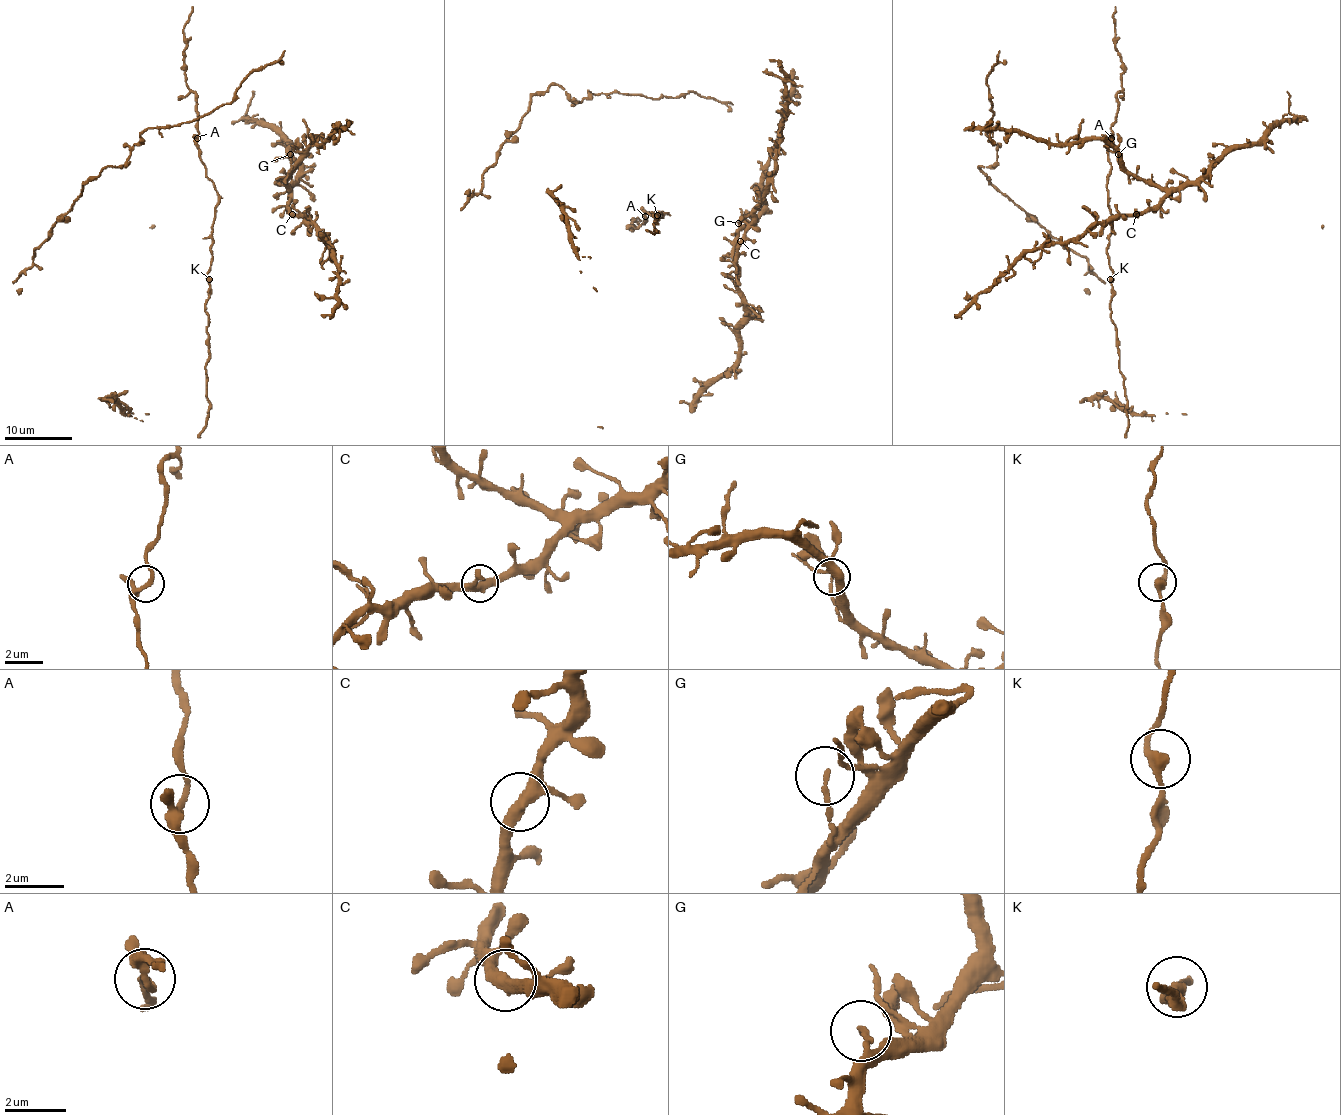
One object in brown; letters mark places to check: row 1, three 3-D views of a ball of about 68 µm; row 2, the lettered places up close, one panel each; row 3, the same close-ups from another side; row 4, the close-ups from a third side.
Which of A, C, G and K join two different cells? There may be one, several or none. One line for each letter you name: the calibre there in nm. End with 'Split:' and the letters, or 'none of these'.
Split: none of these

